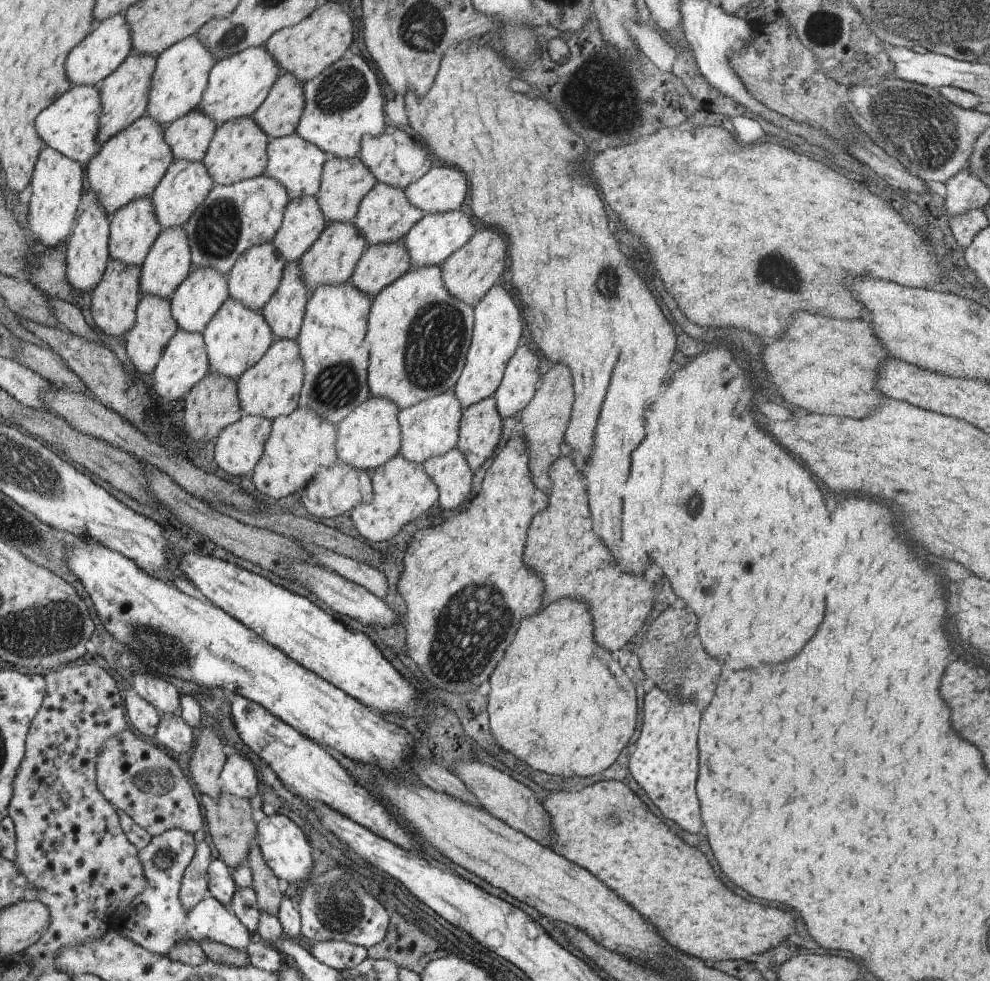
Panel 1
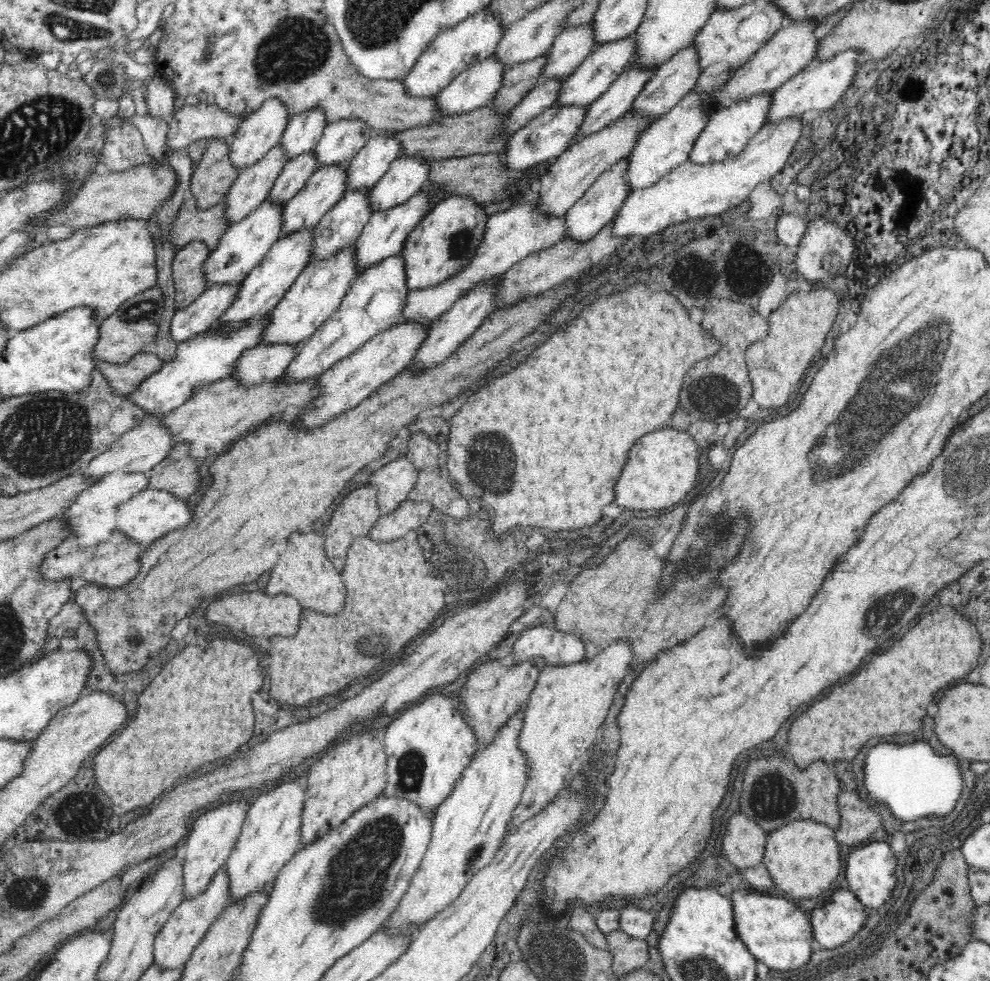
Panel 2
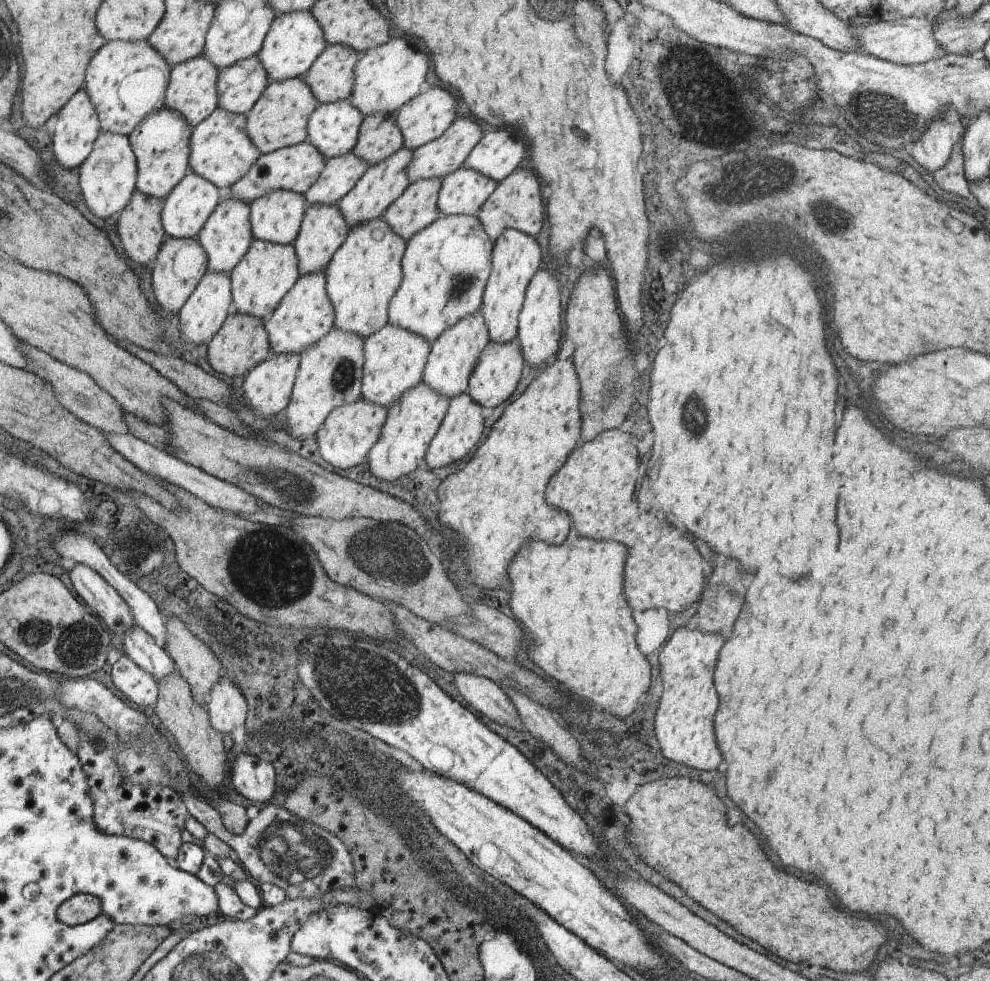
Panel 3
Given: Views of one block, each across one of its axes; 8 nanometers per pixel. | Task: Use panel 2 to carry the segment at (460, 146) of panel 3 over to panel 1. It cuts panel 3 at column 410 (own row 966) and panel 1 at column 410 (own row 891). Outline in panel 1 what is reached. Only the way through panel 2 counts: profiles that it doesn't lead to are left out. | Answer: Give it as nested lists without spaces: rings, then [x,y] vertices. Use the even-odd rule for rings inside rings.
[[[377,182],[368,196],[361,201],[354,224],[358,231],[369,240],[369,245],[390,244],[390,242],[403,240],[410,229],[425,215],[424,211],[410,203],[404,189],[384,184],[384,182]]]

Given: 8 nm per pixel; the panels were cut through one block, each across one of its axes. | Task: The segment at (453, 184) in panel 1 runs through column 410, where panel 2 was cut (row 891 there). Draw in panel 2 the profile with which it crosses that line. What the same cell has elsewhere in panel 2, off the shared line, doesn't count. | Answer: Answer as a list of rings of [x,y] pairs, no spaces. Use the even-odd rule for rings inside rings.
[[[234,800],[232,804],[224,804],[204,816],[200,816],[190,834],[188,840],[183,840],[182,847],[185,857],[183,858],[183,877],[185,882],[184,898],[194,898],[195,895],[202,894],[210,880],[222,866],[225,866],[227,858],[230,856],[236,841],[241,833],[243,822],[248,812],[248,802],[246,800]]]

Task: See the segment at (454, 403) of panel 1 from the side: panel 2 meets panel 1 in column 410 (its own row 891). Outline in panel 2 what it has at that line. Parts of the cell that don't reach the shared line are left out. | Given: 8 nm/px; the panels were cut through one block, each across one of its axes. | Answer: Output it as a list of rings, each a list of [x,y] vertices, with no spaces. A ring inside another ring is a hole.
[[[525,707],[510,716],[494,736],[494,742],[488,742],[474,752],[470,764],[463,770],[462,777],[455,783],[448,798],[438,805],[433,816],[433,832],[427,851],[424,853],[421,865],[418,866],[409,884],[409,889],[398,903],[397,909],[383,923],[390,931],[403,930],[410,923],[429,921],[436,913],[444,910],[450,902],[454,902],[466,883],[494,858],[497,850],[504,844],[506,834],[509,834],[509,822],[513,820],[513,812],[521,803],[522,793],[527,775],[527,758],[523,750],[518,748],[520,729],[523,723]]]

